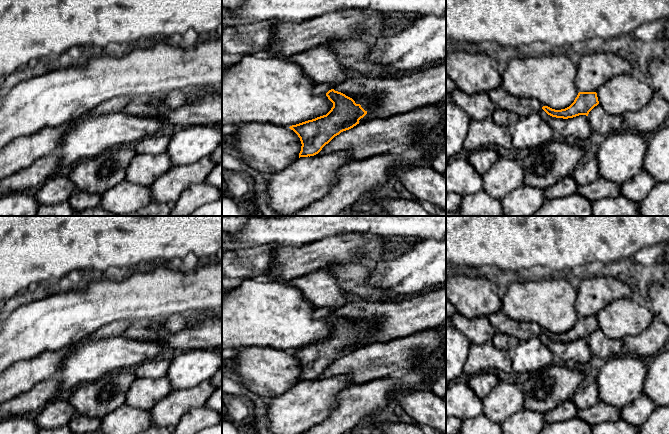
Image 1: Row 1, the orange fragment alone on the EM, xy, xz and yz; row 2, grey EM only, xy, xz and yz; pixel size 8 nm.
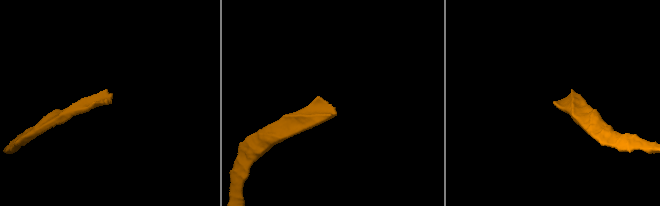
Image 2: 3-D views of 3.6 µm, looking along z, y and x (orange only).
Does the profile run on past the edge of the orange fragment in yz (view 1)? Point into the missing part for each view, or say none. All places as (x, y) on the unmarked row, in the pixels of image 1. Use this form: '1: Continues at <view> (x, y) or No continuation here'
1: No continuation here

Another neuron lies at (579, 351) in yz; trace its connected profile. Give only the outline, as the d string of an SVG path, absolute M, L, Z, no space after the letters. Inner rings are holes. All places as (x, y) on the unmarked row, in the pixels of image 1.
M543 333L540 339L555 355L556 360L564 362L573 360L578 366L583 366L589 363L593 356L586 339L563 343L550 340Z

